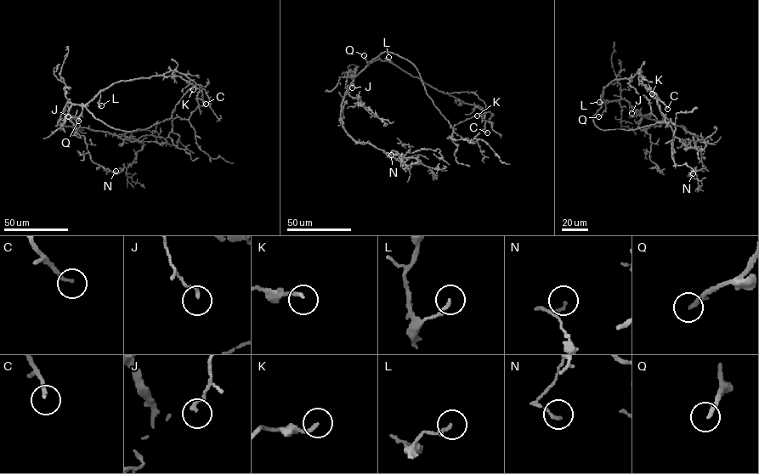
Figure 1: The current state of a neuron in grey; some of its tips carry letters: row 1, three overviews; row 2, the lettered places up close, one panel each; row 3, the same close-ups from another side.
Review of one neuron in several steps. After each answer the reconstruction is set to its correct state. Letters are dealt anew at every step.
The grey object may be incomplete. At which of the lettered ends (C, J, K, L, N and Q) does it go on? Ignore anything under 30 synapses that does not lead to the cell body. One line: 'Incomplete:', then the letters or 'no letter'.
Incomplete: Q

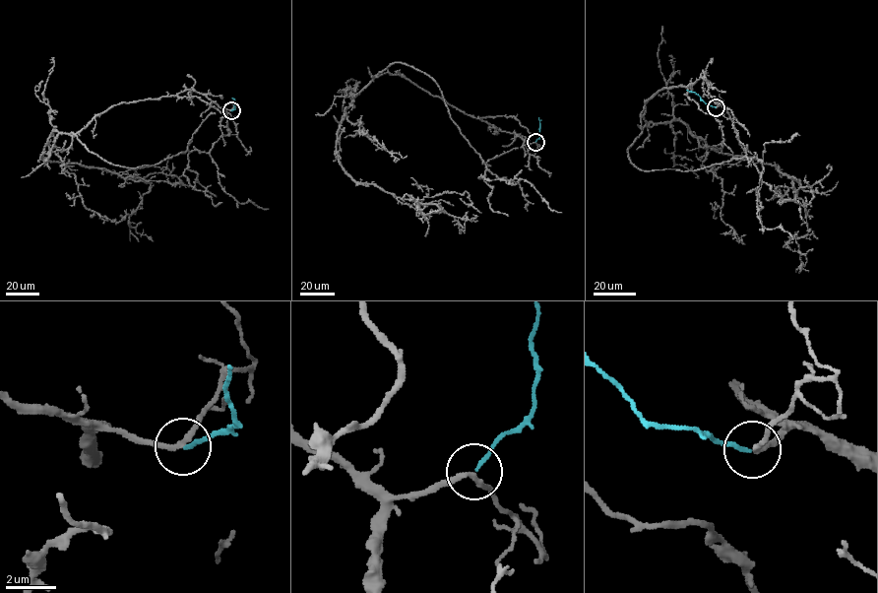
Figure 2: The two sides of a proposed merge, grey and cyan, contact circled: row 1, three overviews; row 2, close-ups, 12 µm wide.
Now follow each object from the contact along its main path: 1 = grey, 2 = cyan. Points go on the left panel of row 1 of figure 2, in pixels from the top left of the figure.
1: (231, 110), (184, 90), (113, 105), (71, 135), (131, 167), (207, 153), (226, 193), (269, 209)
2: (231, 110), (235, 108), (232, 98)

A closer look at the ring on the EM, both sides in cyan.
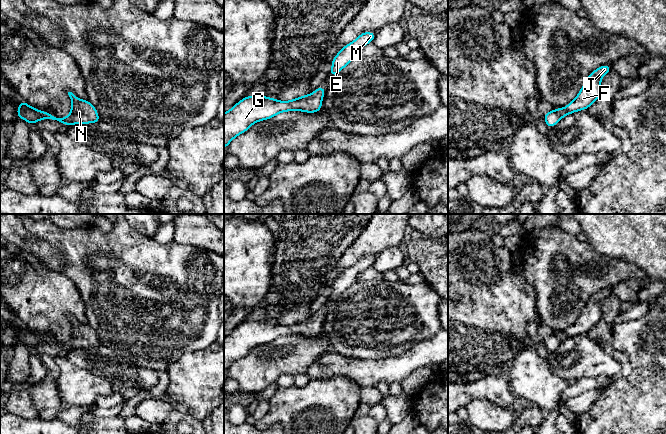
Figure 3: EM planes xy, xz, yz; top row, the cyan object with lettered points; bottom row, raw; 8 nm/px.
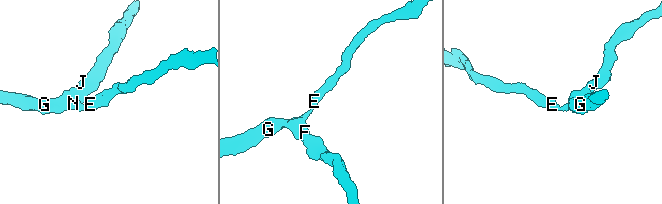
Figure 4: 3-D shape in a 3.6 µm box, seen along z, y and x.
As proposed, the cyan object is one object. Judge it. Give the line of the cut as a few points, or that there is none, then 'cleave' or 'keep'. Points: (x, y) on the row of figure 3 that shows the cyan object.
no cut; keep

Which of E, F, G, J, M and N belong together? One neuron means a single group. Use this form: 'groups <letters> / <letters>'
groups E F G J M N

